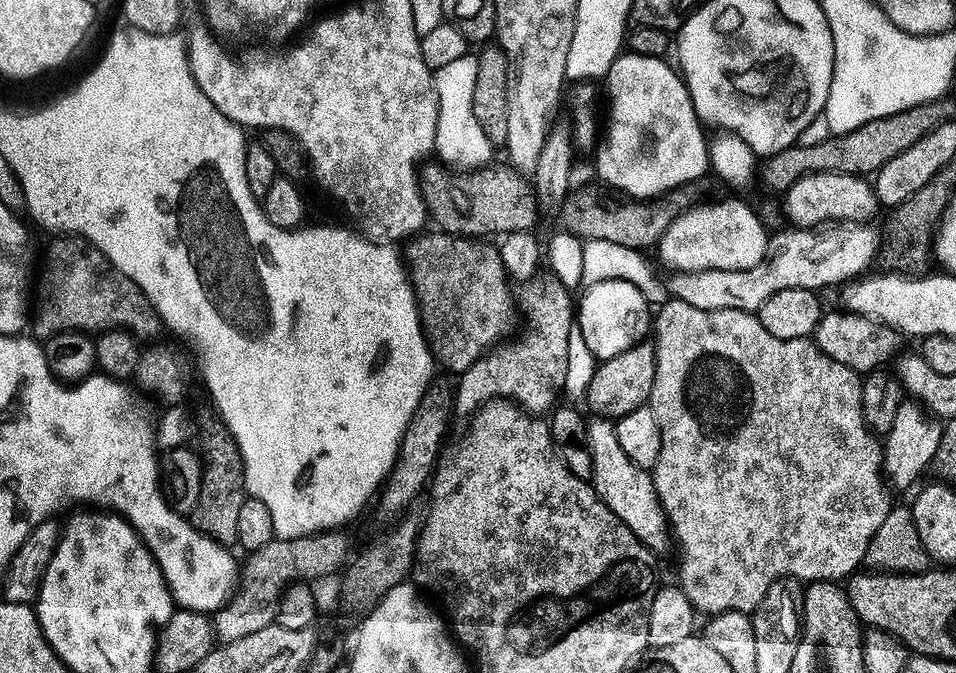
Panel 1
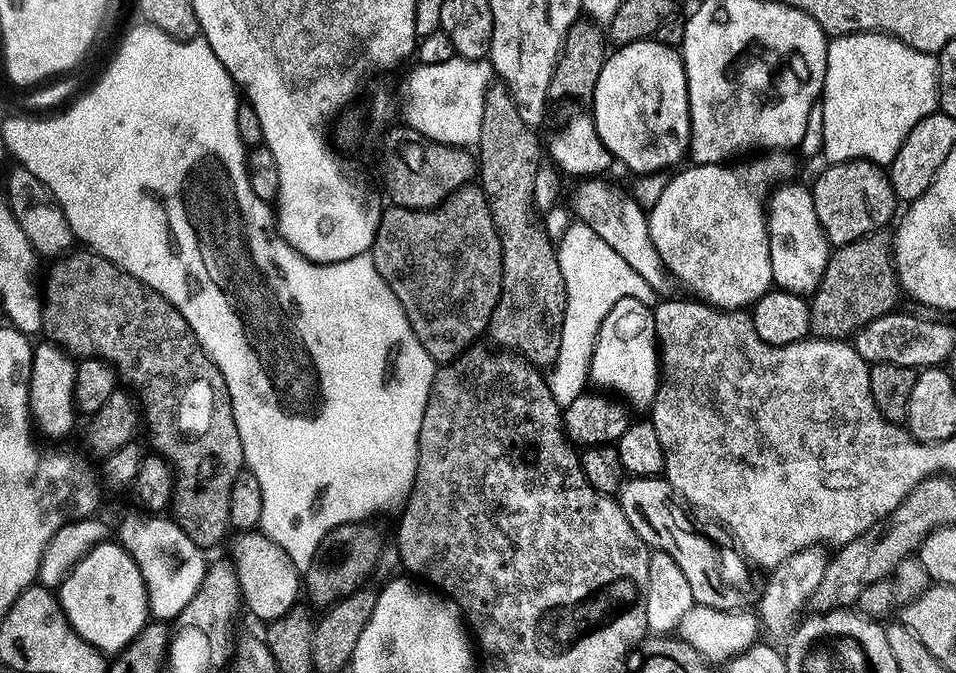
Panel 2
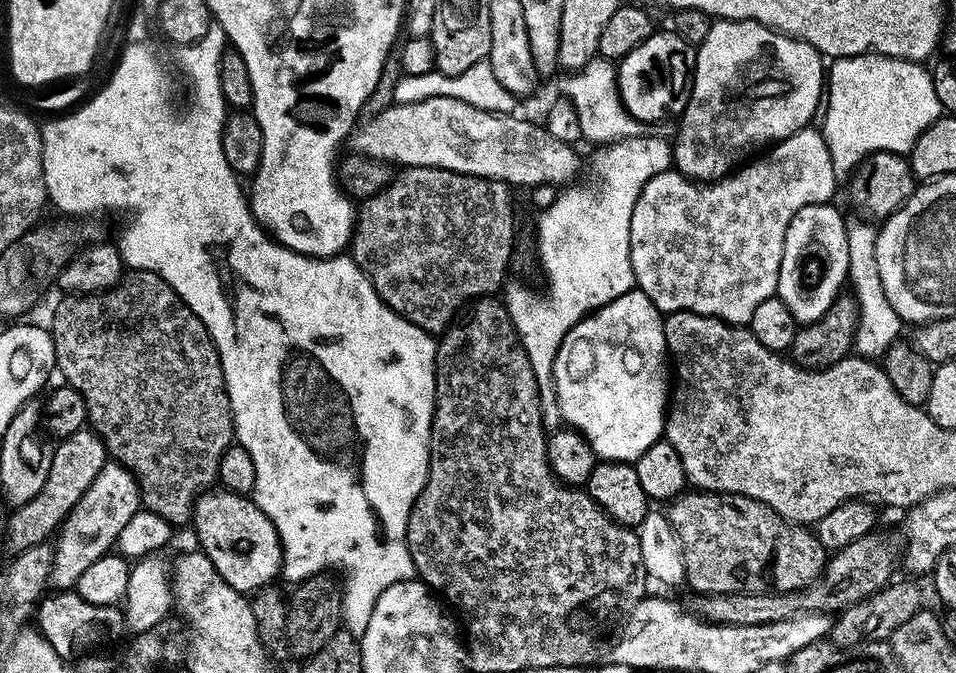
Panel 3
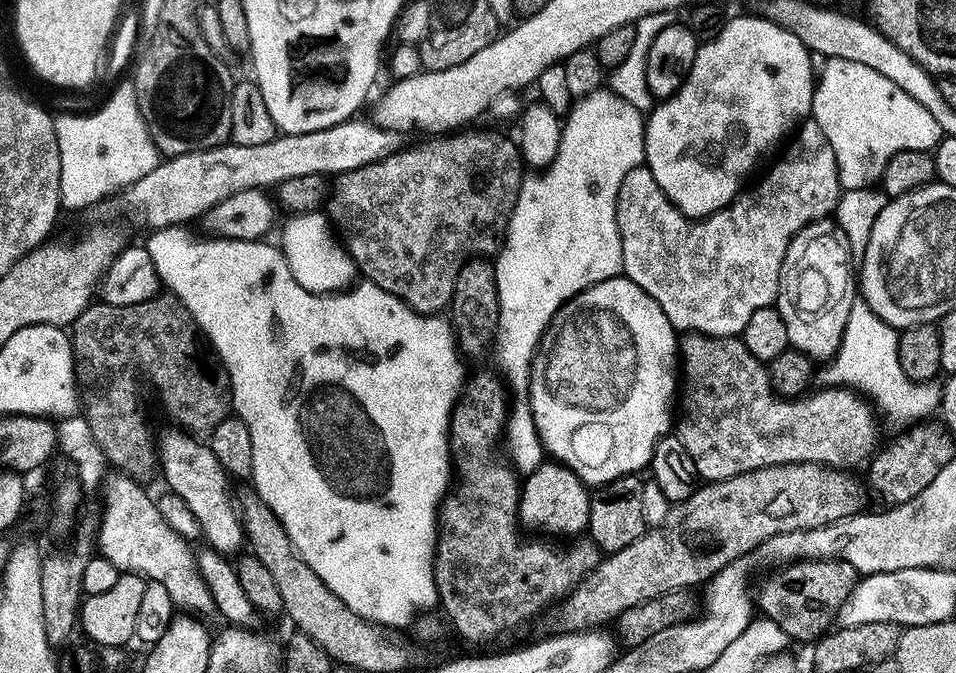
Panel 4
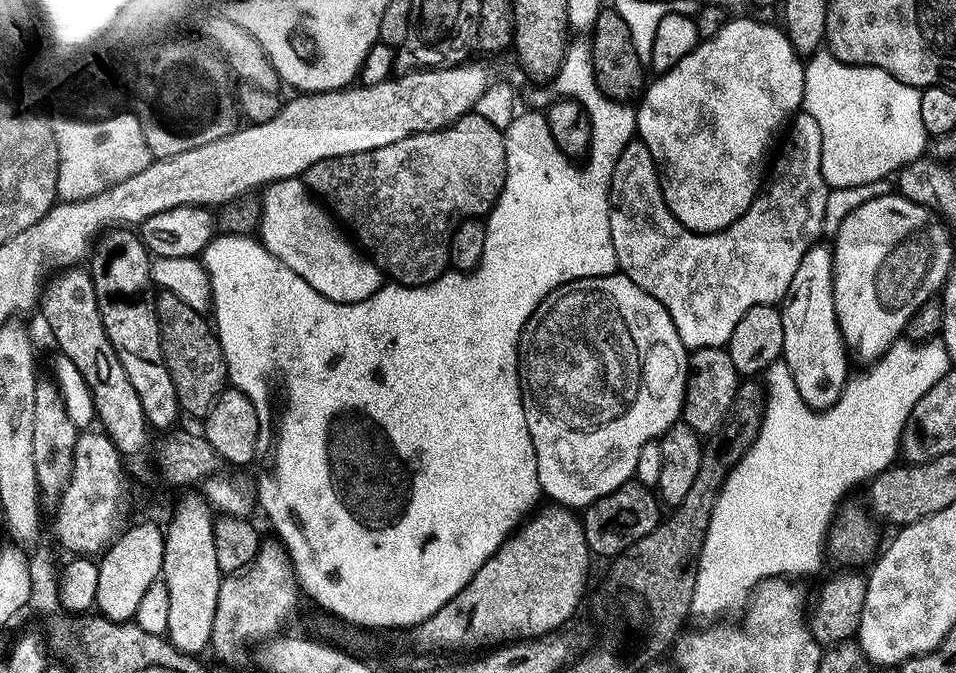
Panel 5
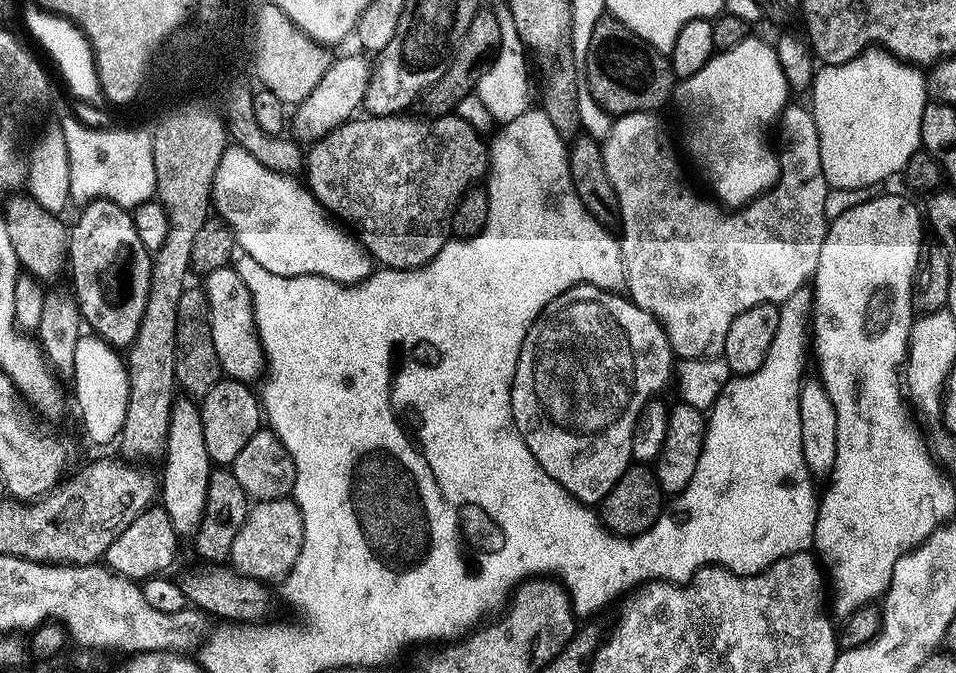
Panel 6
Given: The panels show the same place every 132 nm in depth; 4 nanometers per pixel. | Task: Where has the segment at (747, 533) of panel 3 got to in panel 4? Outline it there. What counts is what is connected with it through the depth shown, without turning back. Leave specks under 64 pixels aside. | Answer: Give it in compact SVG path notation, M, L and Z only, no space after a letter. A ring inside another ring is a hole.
M797 560L777 567L768 575L772 574L761 582L760 593L755 593L754 600L759 611L761 608L765 617L776 622L792 642L812 642L823 636L858 579L854 566L842 560Z

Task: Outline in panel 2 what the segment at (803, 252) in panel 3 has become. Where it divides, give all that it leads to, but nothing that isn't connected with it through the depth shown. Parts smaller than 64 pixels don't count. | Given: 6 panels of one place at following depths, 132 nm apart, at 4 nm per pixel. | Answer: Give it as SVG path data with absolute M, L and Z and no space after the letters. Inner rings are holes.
M781 183L775 189L777 192L771 193L766 204L772 279L777 289L812 294L819 286L823 272L826 270L830 245L828 236L818 222L818 214L814 210L814 198L811 191L796 183Z

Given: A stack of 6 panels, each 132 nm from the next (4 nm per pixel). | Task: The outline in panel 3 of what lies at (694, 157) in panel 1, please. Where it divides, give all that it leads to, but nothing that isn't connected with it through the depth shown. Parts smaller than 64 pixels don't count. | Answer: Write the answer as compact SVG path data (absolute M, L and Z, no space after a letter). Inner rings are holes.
M672 30L653 31L652 36L646 38L646 42L642 42L637 48L630 50L630 54L626 54L624 59L619 61L616 70L616 85L620 87L620 100L624 103L625 110L645 126L656 124L659 120L666 119L667 116L679 117L688 104L690 70L695 67L696 48L693 45Z

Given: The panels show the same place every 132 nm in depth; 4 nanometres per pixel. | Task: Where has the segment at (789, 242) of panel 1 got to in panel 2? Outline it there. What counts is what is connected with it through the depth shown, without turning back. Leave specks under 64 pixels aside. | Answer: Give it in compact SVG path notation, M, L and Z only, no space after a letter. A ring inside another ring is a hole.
M589 177L579 181L578 192L570 203L573 215L581 222L592 229L602 241L616 253L621 254L626 264L636 274L645 279L646 284L652 288L653 293L664 294L671 277L661 262L661 256L653 246L653 240L649 234L647 213L641 203L631 194L626 194L614 184L604 182L601 177ZM577 215L577 216L576 216Z

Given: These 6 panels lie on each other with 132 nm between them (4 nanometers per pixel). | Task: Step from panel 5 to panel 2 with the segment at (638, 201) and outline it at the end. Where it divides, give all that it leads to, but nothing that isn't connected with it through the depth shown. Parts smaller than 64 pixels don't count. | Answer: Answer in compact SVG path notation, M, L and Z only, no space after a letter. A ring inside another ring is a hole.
M772 150L765 160L756 160L745 168L693 163L692 168L681 167L657 200L651 201L649 234L661 262L676 280L689 284L703 303L744 310L773 287L766 193L768 184L795 177L796 160L792 155L788 150Z

